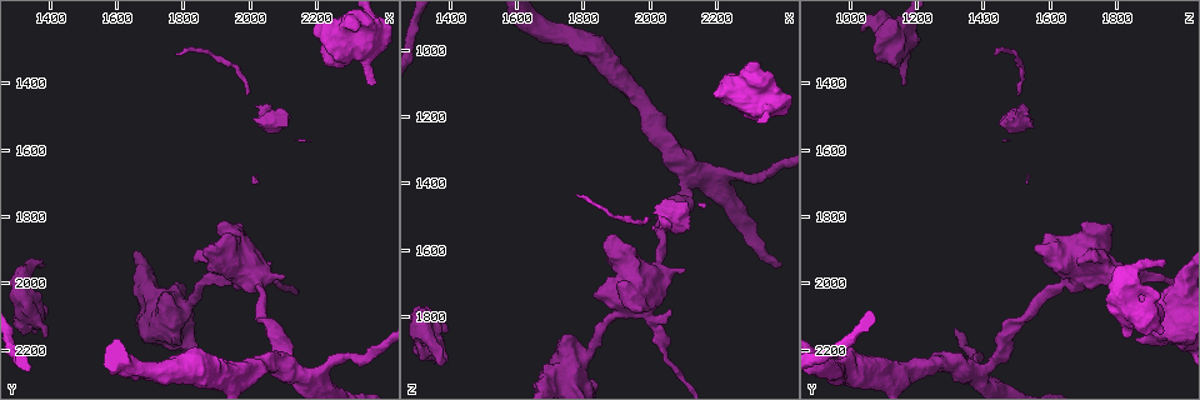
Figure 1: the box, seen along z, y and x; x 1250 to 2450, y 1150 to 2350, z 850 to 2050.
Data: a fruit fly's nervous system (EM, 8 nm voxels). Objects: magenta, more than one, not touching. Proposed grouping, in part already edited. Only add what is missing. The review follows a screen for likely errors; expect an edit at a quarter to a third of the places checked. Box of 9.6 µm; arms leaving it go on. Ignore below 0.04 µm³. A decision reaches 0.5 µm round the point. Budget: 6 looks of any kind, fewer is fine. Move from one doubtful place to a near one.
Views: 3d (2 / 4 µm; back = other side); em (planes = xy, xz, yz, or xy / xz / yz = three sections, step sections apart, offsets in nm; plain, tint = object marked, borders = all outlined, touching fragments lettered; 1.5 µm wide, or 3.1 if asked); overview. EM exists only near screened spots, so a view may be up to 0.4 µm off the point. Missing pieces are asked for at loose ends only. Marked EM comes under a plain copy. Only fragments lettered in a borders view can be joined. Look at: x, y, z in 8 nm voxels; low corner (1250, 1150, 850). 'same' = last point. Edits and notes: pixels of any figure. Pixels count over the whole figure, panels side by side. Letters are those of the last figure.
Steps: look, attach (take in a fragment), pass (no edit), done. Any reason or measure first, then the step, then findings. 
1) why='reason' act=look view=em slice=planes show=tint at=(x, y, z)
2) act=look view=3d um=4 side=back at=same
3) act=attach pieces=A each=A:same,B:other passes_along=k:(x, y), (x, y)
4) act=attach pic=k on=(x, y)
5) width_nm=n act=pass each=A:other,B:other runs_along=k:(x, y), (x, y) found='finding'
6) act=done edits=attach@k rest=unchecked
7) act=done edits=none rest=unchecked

why='free end' act=look view=3d um=2 at=(2010, 1480, 1510)

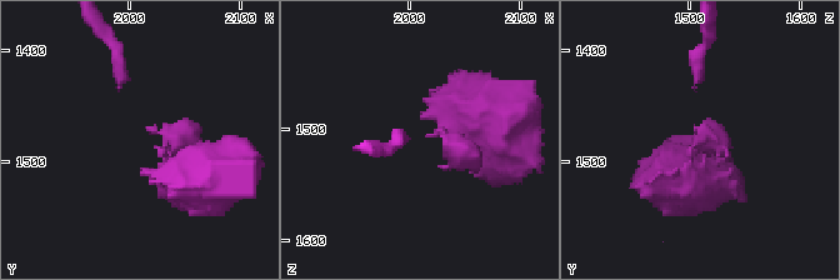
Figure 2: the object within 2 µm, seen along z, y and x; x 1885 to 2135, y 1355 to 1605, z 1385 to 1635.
act=look view=em slice=xz step=4 show=borders at=(2016, 1470, 1508)

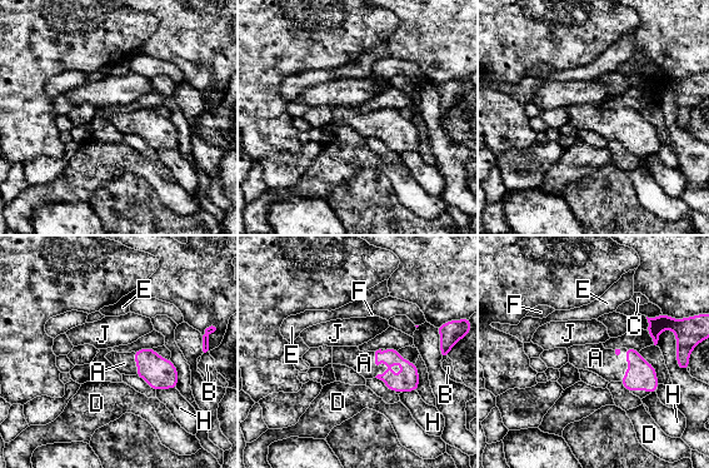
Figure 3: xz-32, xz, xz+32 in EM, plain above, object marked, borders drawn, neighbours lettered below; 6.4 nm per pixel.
act=look view=em slice=planes show=borders at=same

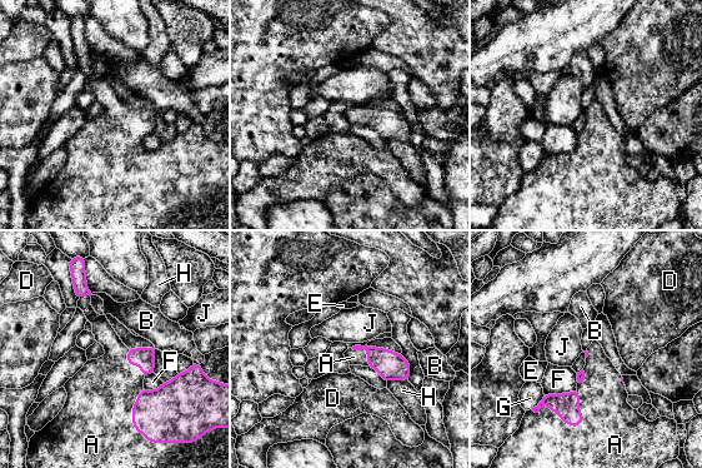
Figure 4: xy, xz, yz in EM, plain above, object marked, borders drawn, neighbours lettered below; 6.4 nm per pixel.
act=attach pieces=A each=A:same,B:other,D:other,E:other,F:other,G:other,H:other,J:other found='it goes on there'

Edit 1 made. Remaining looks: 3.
why='an open end' act=look view=em slice=xz step=8 show=borders at=(2100, 1990, 1650)

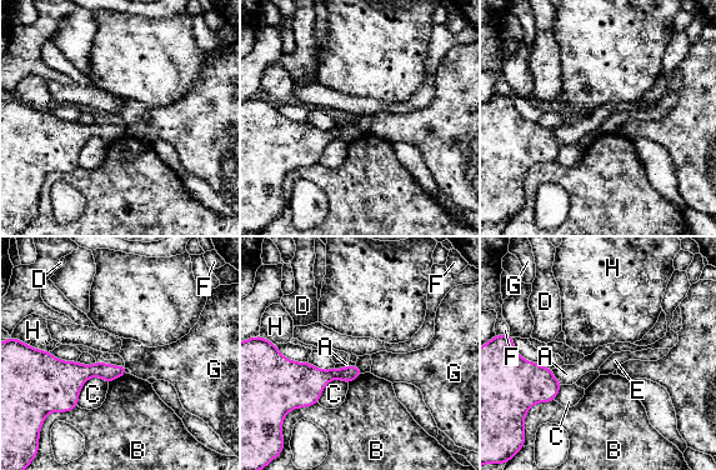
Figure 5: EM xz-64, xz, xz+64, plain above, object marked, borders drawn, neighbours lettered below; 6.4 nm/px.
act=look view=em slice=planes show=borders at=same

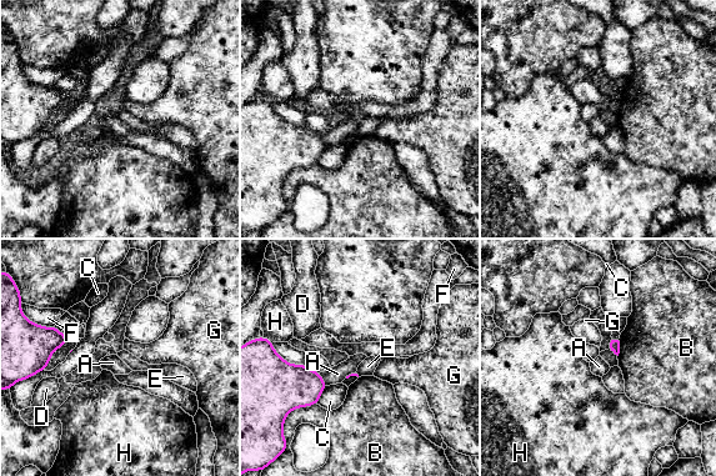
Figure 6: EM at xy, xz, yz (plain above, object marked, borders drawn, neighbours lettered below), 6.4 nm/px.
act=pass each=A:other,B:other,C:other,D:other,E:other,F:other,G:other,H:other border=6:(319, 372), (328, 385) found='none of them fits'

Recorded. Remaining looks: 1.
why='free end' act=look view=em slice=planes show=borders at=(1380, 1950, 1940)

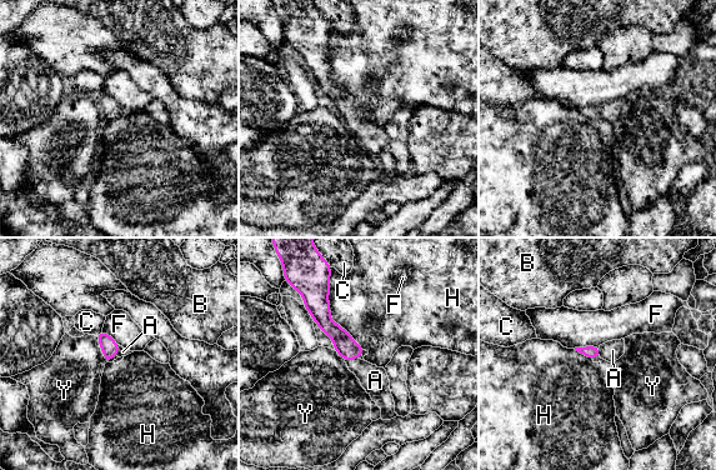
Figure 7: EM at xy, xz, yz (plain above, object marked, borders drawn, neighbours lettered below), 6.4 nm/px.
act=attach pieces=A each=A:same,B:other,C:other,F:other,H:other,Y:other passes_along=7:(109, 346), (116, 354), (123, 351) found='the cell continues'

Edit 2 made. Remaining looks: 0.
act=done edits=attach@4,attach@7 rest=unchecked

